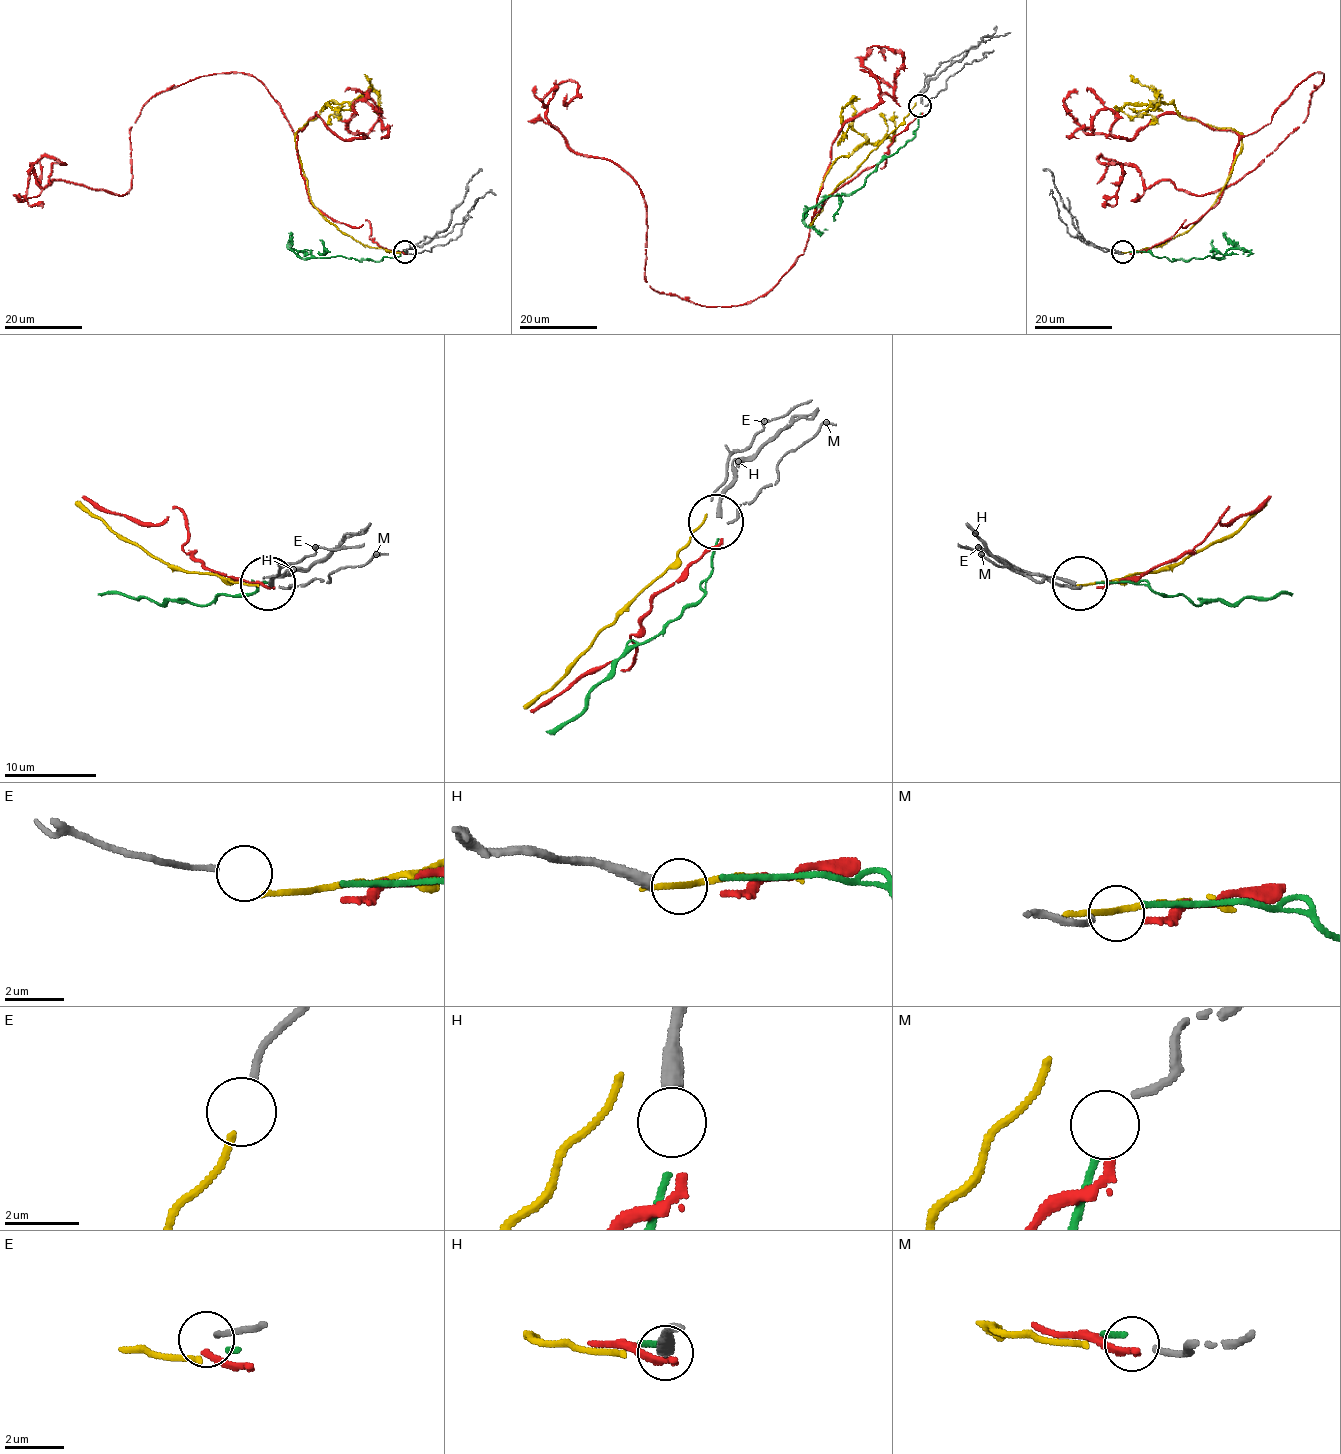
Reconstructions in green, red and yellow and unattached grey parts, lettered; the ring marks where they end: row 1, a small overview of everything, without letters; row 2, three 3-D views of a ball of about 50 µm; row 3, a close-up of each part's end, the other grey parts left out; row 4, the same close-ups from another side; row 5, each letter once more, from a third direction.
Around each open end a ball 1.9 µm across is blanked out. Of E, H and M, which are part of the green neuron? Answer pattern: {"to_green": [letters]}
{"to_green": []}

